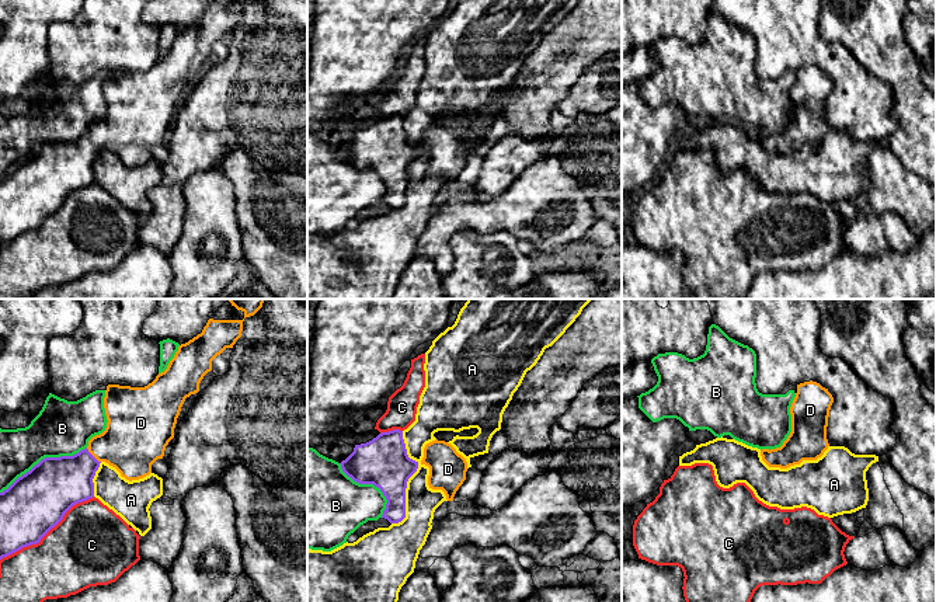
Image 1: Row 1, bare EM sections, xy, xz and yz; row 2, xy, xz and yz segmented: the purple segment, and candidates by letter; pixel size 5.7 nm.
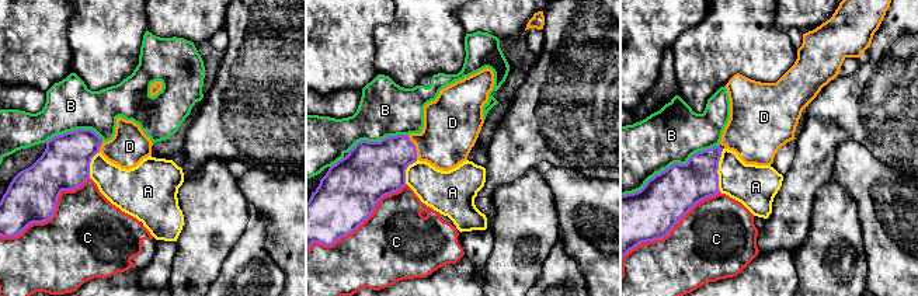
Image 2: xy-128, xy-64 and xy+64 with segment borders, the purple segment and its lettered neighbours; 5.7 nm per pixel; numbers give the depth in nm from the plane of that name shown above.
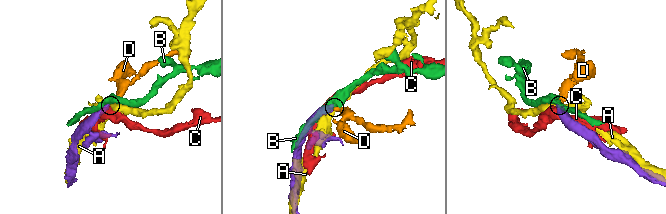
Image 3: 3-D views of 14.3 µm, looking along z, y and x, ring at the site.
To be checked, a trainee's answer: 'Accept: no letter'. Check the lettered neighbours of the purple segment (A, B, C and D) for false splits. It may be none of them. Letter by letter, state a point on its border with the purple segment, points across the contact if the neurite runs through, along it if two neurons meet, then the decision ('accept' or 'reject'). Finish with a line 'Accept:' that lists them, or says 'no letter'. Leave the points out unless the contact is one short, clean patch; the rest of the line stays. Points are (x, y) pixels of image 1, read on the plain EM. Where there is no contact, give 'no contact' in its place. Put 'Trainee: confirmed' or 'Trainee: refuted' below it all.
A: contact xz (407, 166); reject
B: contact xy (42, 145); reject
C: contact xy (47, 218); reject
D: contact xy (91, 141); way xy (58, 169), (68, 164), (91, 141), (101, 134), (132, 126); accept
Accept: D
Trainee: refuted

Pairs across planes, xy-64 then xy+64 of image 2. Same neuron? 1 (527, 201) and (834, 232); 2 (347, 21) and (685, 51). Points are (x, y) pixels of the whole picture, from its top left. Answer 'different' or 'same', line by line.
1: same
2: different

